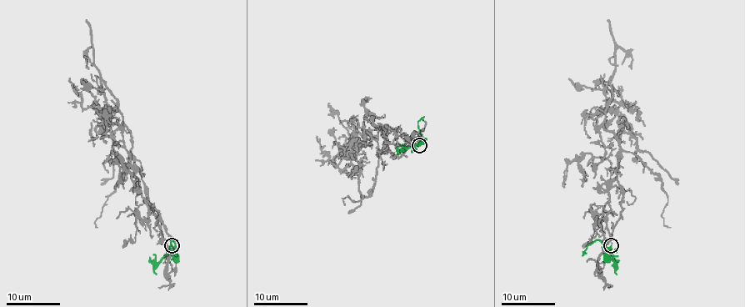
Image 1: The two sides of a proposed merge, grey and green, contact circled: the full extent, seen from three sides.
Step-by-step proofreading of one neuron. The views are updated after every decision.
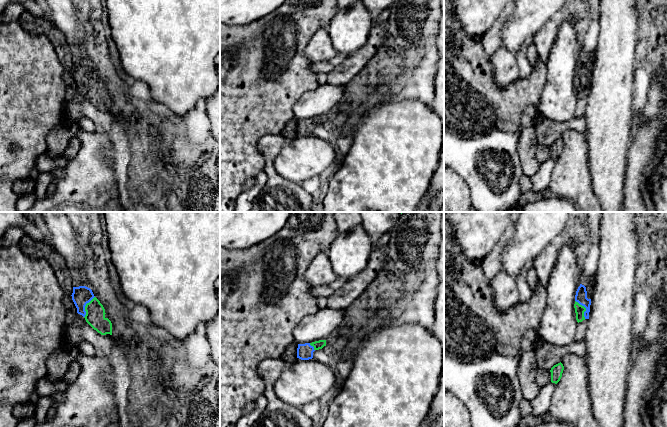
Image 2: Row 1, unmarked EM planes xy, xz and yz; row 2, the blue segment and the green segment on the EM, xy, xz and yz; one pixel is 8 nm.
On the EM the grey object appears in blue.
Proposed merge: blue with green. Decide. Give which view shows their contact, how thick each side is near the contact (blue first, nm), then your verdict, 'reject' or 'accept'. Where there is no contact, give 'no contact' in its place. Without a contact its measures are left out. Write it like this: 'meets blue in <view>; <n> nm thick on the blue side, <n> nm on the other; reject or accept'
meets blue in xy; 150 nm thick on the blue side, 160 nm on the other; accept

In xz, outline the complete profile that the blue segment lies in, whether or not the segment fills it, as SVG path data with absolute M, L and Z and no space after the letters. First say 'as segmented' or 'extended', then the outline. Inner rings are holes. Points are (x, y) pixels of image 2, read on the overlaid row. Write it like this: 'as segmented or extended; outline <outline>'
extended; outline M319 340L312 343L298 344L297 358L301 360L309 360L313 358L315 350L322 349L326 346L326 340Z

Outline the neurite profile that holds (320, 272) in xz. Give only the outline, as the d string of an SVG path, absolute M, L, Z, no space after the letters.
M327 253L318 254L311 261L304 276L305 281L313 287L328 285L337 278Z

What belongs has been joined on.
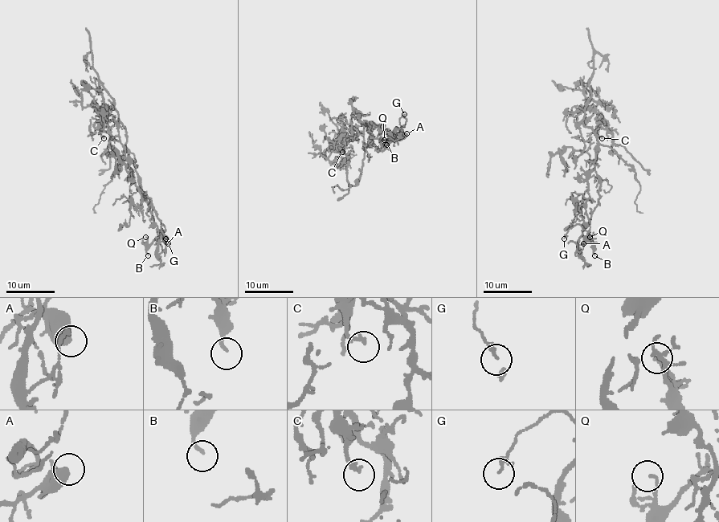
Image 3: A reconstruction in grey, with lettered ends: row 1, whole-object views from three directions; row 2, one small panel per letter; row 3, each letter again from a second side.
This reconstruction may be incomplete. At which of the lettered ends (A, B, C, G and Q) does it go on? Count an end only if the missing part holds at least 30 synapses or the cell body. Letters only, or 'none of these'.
C

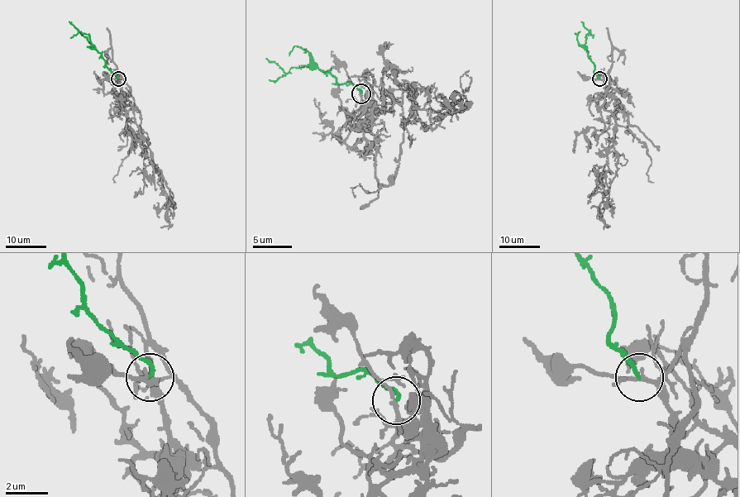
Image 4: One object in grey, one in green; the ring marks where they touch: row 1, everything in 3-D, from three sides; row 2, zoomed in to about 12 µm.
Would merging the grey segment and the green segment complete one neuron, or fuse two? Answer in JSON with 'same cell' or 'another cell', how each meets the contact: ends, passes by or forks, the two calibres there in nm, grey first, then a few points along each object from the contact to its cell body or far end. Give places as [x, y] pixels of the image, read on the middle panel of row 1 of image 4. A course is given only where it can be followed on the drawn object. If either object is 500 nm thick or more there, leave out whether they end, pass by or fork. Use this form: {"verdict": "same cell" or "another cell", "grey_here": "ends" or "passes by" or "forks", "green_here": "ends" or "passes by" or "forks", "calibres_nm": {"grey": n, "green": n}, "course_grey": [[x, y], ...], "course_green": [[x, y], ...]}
{"verdict": "same cell", "grey_here": "forks", "green_here": "ends", "calibres_nm": {"grey": 140, "green": 190}, "course_grey": [[361, 93], [363, 109], [379, 113], [396, 99], [404, 125], [433, 129], [460, 97], [460, 107], [443, 107]], "course_green": [[361, 93], [350, 82], [338, 82], [328, 70], [309, 64], [293, 66], [286, 73], [266, 59]]}

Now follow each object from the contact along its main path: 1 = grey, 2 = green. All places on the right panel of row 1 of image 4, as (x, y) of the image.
1: (599, 78), (608, 74), (603, 107), (616, 122), (618, 158), (599, 204), (607, 226)
2: (599, 78), (594, 72), (584, 44), (589, 31), (581, 21)

